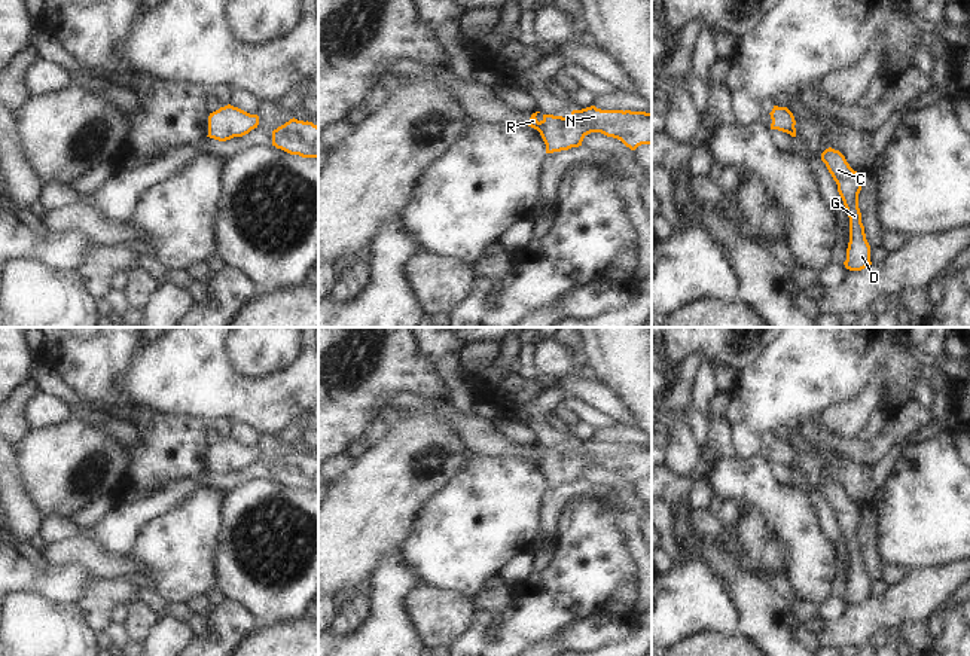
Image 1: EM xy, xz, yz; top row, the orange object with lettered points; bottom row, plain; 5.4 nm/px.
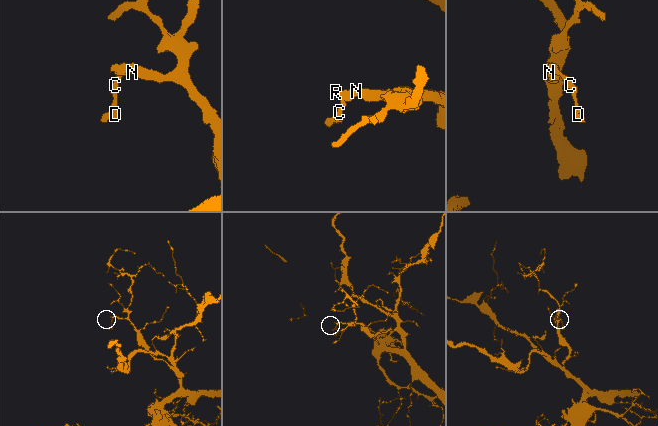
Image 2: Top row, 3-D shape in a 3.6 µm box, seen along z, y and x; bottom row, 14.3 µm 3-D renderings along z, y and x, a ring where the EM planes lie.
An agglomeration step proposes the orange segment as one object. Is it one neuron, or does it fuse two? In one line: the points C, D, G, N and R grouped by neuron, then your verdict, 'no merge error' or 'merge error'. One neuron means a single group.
groups C D G N R; no merge error

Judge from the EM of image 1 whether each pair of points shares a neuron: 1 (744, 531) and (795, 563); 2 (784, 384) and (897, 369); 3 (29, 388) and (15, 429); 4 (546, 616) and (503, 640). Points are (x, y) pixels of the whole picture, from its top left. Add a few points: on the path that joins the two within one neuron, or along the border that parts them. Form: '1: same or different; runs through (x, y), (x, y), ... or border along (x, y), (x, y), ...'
1: different; border along (762, 521), (763, 530), (777, 548), (781, 568)
2: same; runs through (813, 363), (820, 359), (869, 359)
3: same; runs through (18, 399), (15, 418)
4: same; runs through (536, 616), (530, 618), (514, 634)

